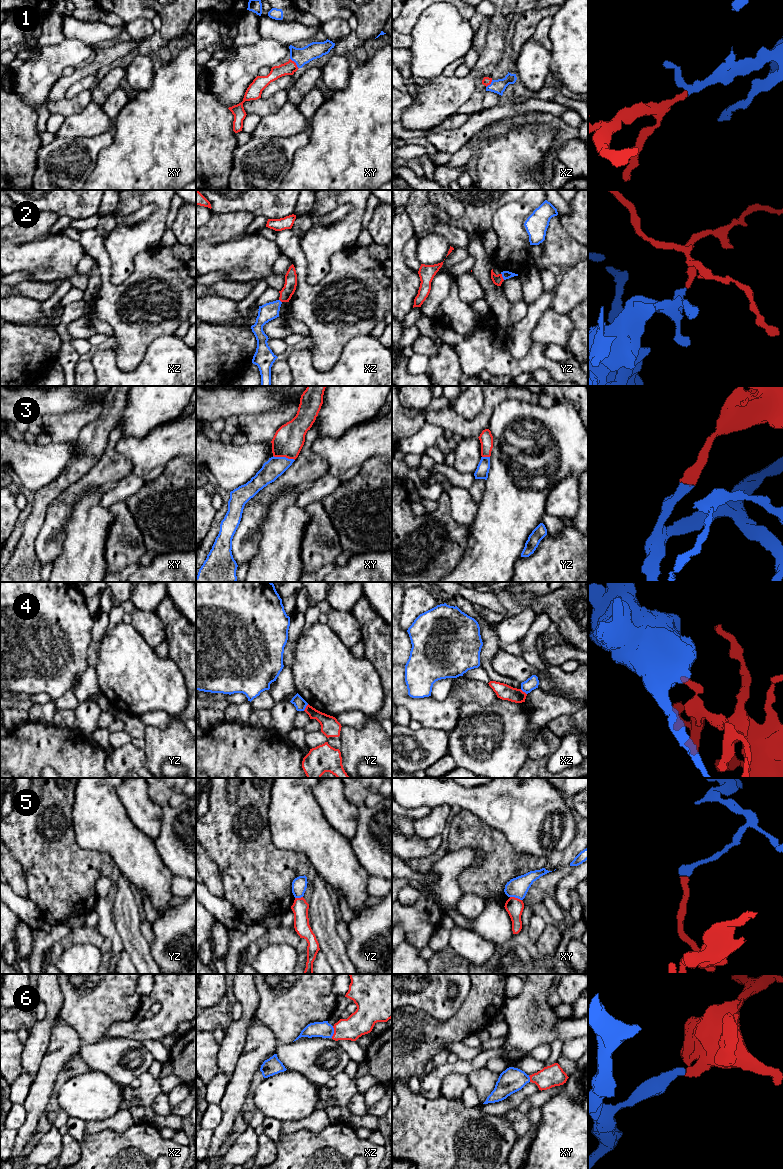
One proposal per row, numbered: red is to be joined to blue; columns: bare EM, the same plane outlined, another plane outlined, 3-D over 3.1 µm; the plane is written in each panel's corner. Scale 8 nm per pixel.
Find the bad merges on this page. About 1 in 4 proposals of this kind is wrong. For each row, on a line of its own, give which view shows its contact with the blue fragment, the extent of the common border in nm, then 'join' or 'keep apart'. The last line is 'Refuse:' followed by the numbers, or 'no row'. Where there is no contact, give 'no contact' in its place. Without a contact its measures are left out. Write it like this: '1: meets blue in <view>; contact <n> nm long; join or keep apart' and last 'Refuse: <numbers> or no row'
1: meets blue in xy; contact 100 nm long; join
2: meets blue in yz; contact 60 nm long; keep apart
3: meets blue in xy; contact 180 nm long; join
4: meets blue in yz; contact 70 nm long; keep apart
5: meets blue in xy; contact 100 nm long; keep apart
6: meets blue in xz; contact 100 nm long; join
Refuse: 2, 4, 5

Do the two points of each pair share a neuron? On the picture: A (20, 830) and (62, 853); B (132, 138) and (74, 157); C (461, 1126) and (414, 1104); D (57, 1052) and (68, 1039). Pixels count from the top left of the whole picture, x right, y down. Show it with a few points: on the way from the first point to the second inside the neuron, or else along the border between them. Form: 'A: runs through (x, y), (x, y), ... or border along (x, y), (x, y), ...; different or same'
A: runs through (30, 831), (52, 851); same
B: border along (113, 130), (113, 141), (99, 152), (95, 166); different
C: runs through (449, 1126), (436, 1126), (426, 1116); same
D: runs through (60, 1049), (65, 1042); same

